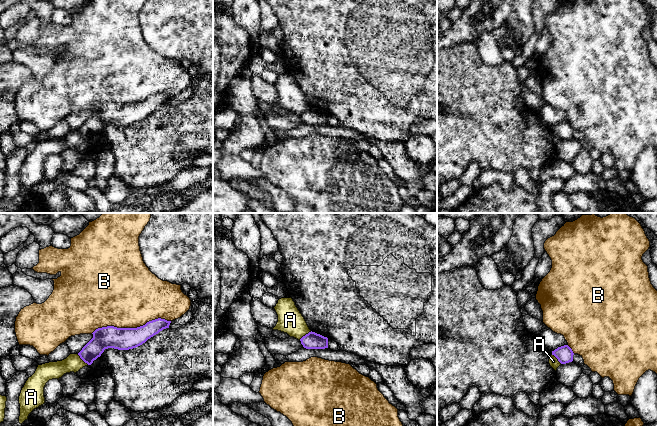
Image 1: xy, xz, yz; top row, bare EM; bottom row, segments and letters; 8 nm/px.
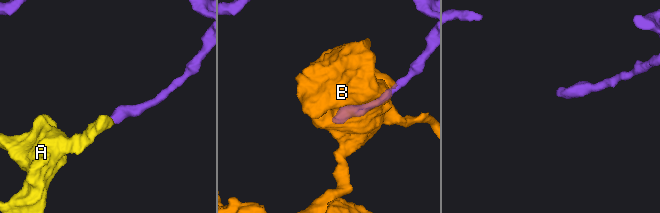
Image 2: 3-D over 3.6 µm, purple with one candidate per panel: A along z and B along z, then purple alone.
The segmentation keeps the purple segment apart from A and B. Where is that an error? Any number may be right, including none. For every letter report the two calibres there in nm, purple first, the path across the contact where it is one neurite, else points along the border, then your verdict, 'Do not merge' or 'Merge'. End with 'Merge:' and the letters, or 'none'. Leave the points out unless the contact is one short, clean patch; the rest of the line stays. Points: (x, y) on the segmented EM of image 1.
A: Thickness 180 nm (purple) against 140 nm. Boundary: xy (77, 354), (88, 364). Do not merge
B: Thickness 180 nm (purple) against 500 nm. Do not merge
Merge: none

